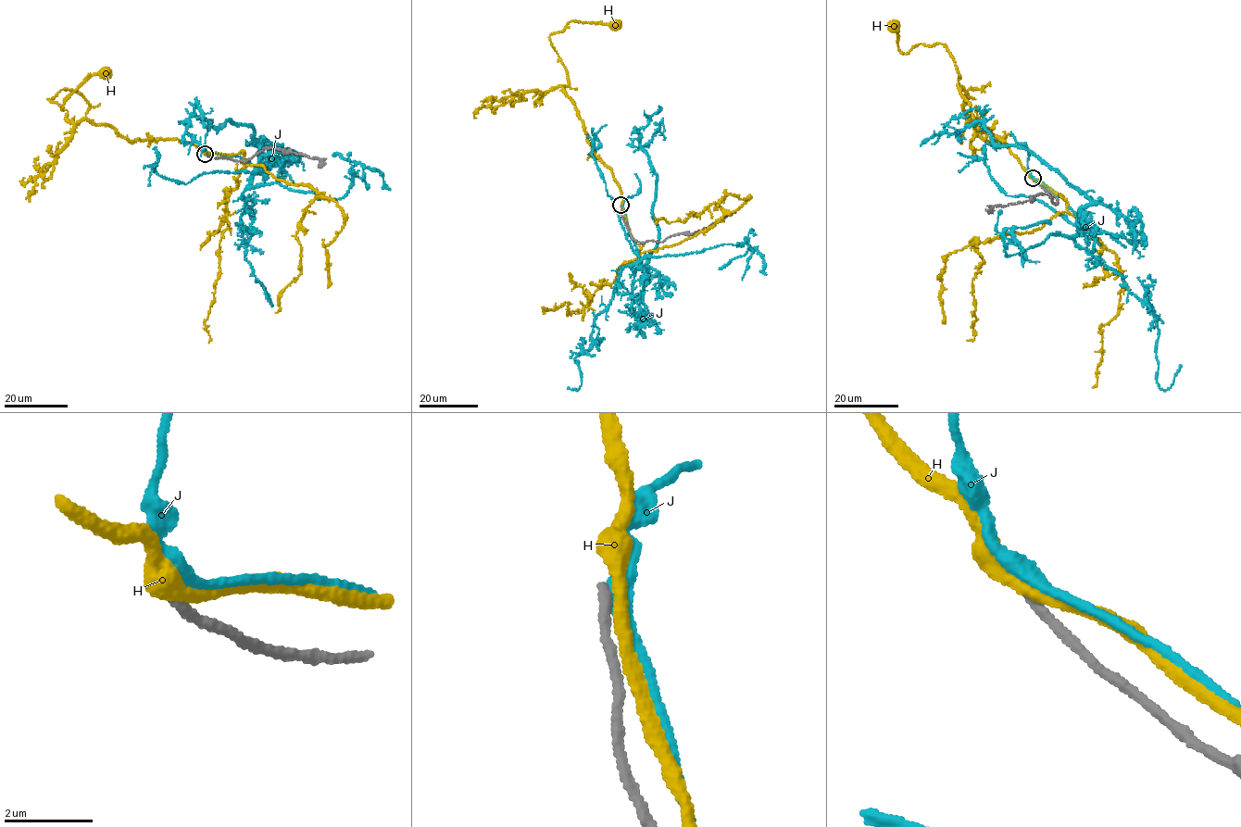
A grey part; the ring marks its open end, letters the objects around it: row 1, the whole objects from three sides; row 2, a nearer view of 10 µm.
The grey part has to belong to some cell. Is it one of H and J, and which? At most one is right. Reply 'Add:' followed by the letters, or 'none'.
Add: none

